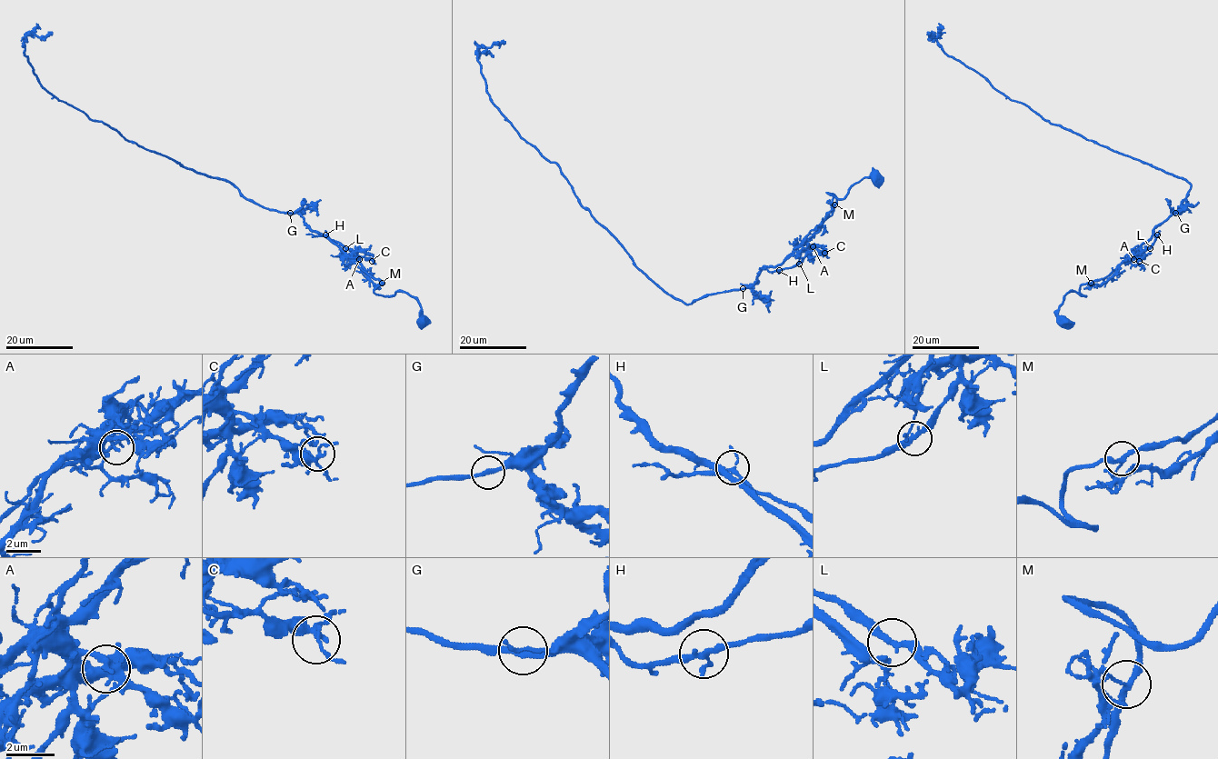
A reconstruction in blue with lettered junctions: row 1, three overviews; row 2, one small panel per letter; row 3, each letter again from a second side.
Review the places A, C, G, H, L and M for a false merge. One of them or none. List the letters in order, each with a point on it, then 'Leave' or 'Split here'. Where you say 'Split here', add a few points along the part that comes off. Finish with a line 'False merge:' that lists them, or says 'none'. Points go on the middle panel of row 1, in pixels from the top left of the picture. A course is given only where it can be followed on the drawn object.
A: Place: (813, 246). Leave
C: Place: (824, 253). Leave
G: Place: (743, 288). Leave
H: Place: (779, 270). Leave
L: Place: (799, 264). Leave
M: Place: (834, 204). Leave
False merge: none

